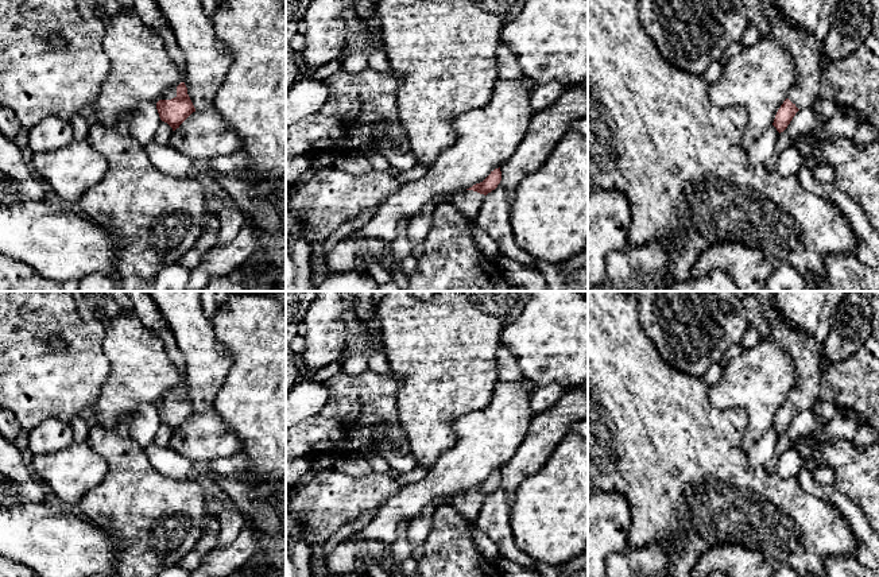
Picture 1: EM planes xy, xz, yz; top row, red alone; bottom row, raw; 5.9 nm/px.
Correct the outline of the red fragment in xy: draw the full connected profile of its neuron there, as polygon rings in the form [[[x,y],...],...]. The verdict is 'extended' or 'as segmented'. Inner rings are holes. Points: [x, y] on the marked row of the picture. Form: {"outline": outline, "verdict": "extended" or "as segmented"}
{"outline": [[[179,80],[174,88],[167,90],[155,105],[160,120],[167,123],[173,131],[195,112],[183,80]]], "verdict": "extended"}

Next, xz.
{"outline": [[[500,167],[491,171],[491,174],[480,183],[473,185],[460,193],[456,193],[450,202],[468,220],[475,220],[483,205],[484,197],[495,190],[502,181]]], "verdict": "extended"}

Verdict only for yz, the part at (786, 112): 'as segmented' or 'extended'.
extended

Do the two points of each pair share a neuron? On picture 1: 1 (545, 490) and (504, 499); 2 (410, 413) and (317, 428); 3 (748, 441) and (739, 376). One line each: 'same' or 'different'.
1: different
2: different
3: same

